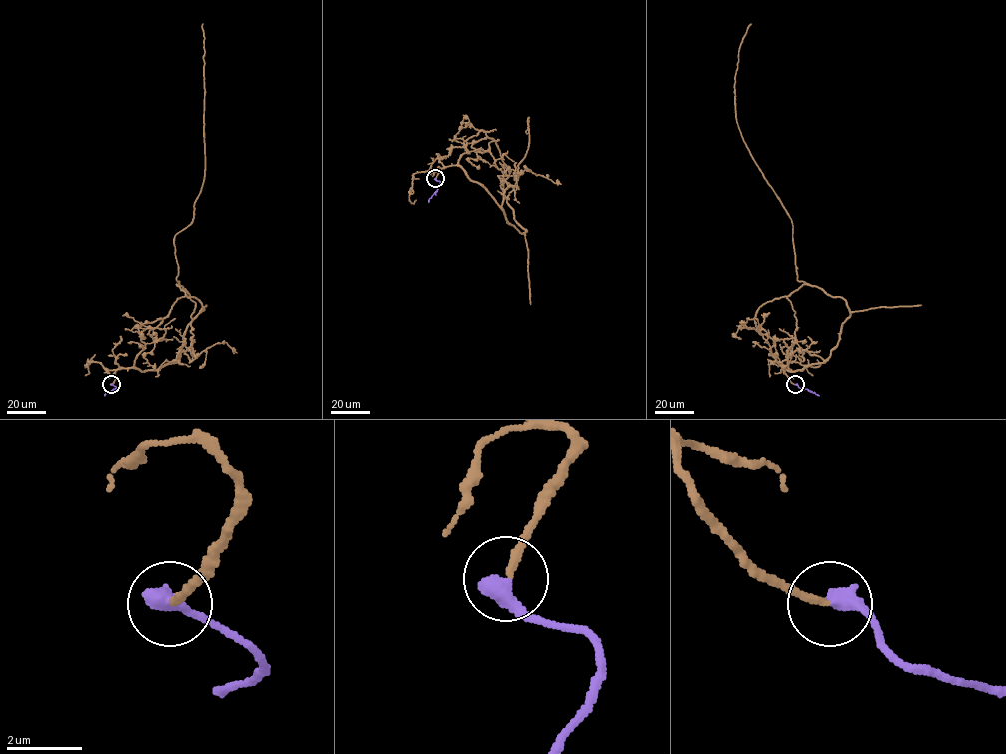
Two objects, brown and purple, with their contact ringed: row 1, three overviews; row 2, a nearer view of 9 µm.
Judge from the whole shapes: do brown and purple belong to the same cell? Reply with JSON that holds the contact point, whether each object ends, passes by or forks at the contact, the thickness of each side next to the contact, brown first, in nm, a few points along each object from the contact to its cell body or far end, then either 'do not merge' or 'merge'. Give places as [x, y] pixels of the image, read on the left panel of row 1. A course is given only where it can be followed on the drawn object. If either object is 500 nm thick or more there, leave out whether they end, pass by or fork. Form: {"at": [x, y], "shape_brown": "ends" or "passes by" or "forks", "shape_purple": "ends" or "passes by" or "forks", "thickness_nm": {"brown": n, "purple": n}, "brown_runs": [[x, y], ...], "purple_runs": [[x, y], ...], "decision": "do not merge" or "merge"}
{"at": [111, 384], "thickness_nm": {"brown": 200, "purple": 500}, "brown_runs": [[111, 384], [118, 369], [174, 363], [202, 307], [176, 279], [174, 238], [192, 222], [204, 177], [203, 24]], "purple_runs": [[111, 384], [116, 387], [104, 395]], "decision": "merge"}

